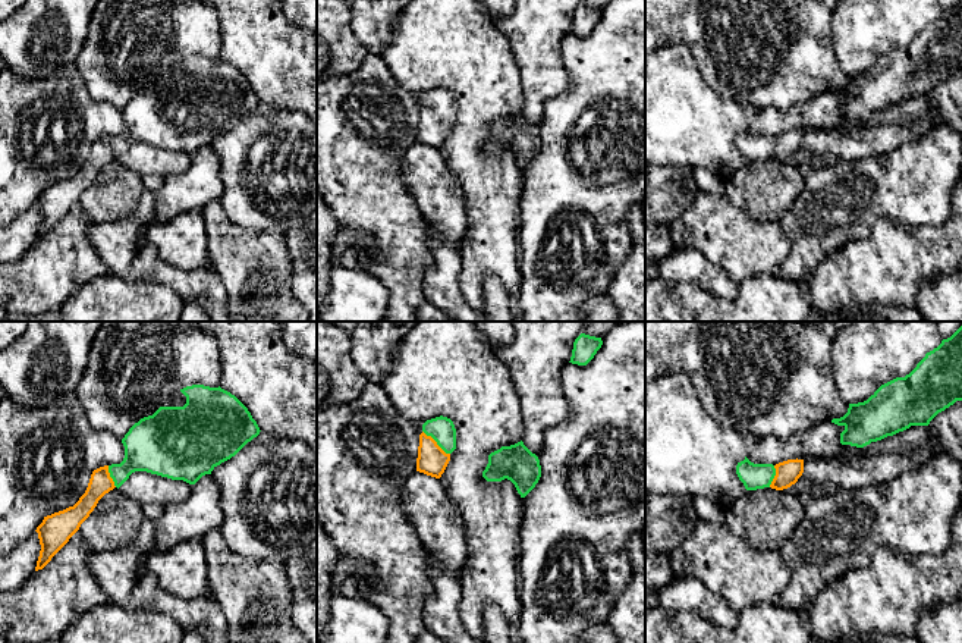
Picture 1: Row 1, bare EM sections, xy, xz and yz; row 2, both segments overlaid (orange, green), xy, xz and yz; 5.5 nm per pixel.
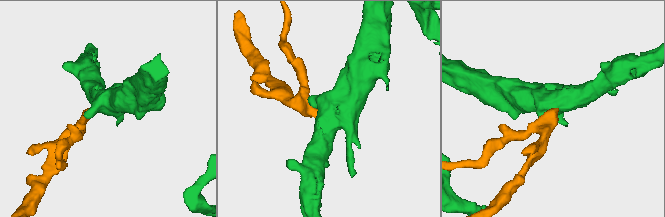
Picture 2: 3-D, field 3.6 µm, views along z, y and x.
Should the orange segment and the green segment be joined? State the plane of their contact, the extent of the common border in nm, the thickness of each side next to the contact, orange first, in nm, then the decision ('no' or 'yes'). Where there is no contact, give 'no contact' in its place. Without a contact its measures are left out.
meets orange in xz; contact 200 nm long; 160 nm thick on the orange side, 140 nm on the other; yes

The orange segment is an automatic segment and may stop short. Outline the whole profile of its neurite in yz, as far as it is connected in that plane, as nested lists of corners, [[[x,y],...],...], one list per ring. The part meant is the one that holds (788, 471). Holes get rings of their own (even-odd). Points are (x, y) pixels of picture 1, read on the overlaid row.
[[[746,457],[738,462],[736,474],[746,490],[771,487],[783,490],[798,482],[804,473],[804,459],[787,459],[773,464],[754,464]]]

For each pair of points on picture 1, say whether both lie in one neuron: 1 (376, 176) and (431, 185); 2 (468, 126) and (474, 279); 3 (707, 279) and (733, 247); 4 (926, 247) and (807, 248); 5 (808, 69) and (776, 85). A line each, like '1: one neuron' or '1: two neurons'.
1: two neurons
2: one neuron
3: two neurons
4: two neurons
5: one neuron

